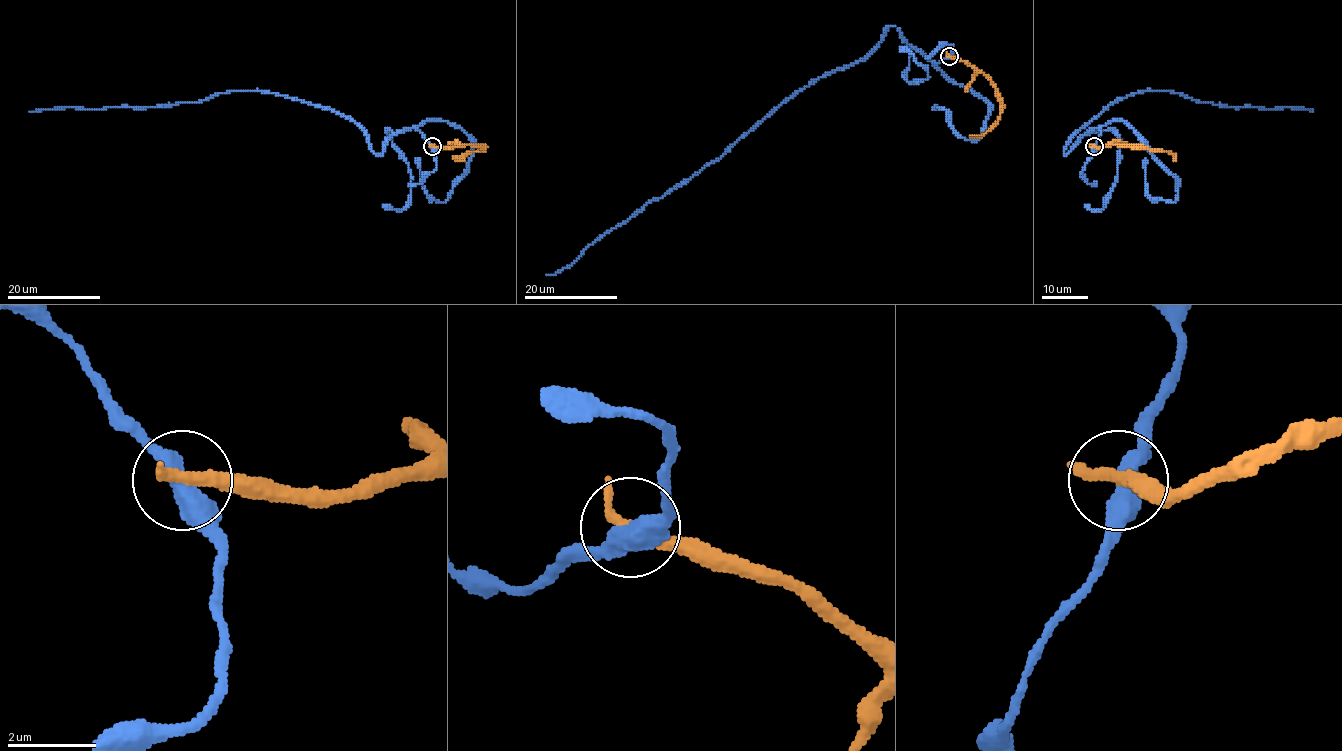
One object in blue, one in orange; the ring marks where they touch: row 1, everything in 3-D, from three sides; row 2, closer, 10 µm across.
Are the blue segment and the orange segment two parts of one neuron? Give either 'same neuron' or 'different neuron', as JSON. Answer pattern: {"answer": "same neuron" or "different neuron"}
{"answer": "different neuron"}

